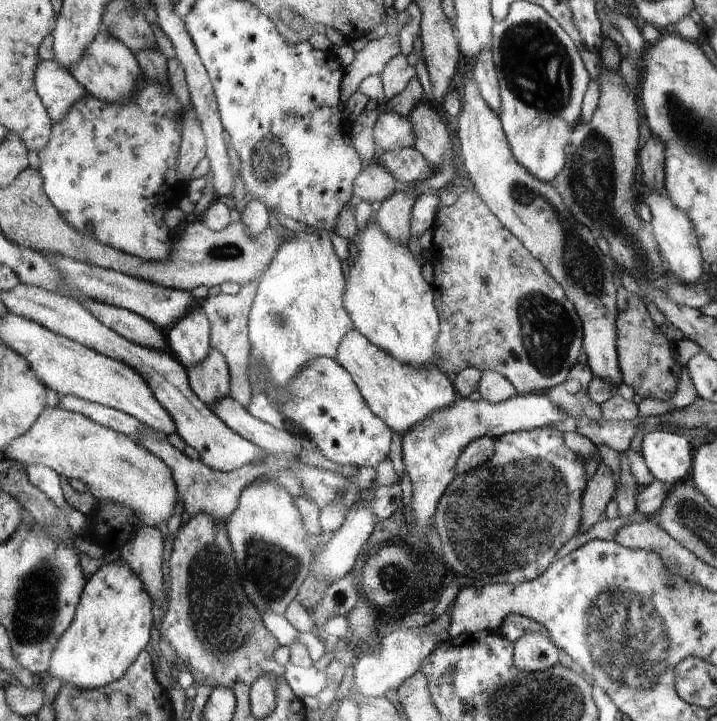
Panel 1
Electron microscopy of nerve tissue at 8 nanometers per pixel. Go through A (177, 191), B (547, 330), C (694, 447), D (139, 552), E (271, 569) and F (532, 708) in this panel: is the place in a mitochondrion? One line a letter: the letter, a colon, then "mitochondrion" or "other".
A: other
B: mitochondrion
C: other
D: other
E: mitochondrion
F: mitochondrion

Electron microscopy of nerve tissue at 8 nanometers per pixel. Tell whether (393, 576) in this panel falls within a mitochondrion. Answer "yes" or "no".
yes

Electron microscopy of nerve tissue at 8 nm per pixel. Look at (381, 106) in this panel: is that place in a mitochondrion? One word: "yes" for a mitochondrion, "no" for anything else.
no

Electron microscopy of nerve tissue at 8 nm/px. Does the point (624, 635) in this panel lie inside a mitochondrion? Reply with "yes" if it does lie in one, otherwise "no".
yes

